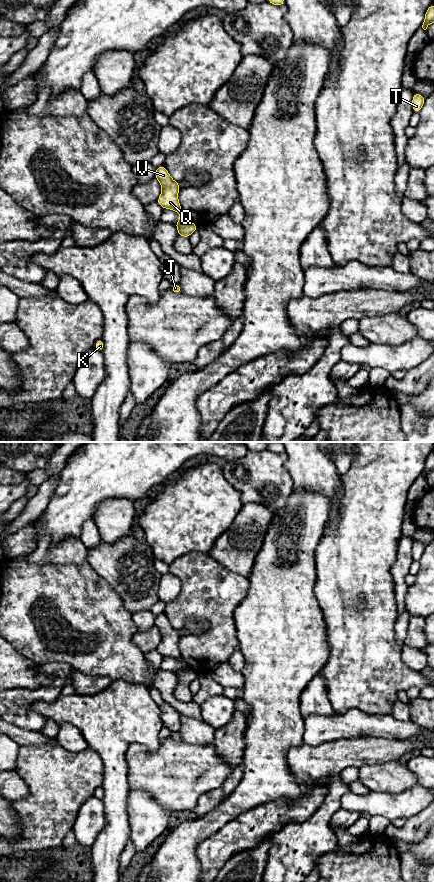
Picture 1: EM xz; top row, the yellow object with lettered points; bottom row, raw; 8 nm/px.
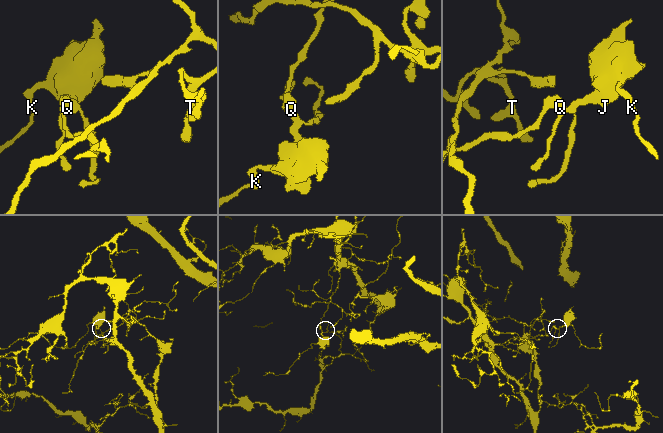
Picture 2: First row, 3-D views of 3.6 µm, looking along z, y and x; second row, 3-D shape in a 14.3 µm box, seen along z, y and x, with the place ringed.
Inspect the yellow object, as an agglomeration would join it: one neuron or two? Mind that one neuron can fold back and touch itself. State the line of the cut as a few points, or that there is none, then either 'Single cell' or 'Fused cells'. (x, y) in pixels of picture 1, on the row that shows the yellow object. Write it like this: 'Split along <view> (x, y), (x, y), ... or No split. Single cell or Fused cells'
Split along xz (187, 220), (177, 227). Fused cells

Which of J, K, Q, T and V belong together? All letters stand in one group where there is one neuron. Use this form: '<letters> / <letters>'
J K / Q T V

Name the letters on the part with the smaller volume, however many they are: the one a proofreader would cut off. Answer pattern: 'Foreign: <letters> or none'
Foreign: J, K

